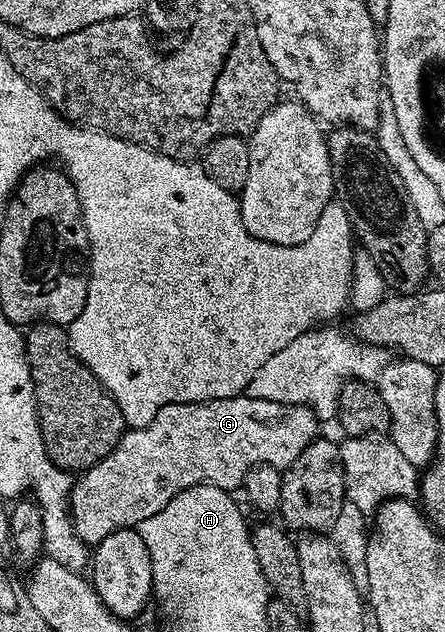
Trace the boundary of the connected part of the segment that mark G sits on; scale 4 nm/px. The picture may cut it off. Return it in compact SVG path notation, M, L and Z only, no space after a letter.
M238 396L236 398L220 398L210 402L176 402L175 404L167 404L167 408L159 408L159 413L156 414L155 420L151 420L151 424L147 424L143 428L126 429L115 449L106 458L99 460L99 464L95 464L89 470L84 471L76 479L69 495L73 531L86 544L96 544L103 541L107 536L111 536L111 532L116 530L134 529L140 522L147 520L147 516L155 516L155 512L159 512L170 500L175 496L179 496L179 492L183 492L192 486L217 486L221 490L233 492L236 491L236 486L237 489L244 487L247 472L254 470L257 466L274 466L276 470L284 471L285 467L297 459L299 452L303 452L303 448L307 448L307 444L311 444L313 439L318 437L319 430L317 430L317 425L319 425L319 419L312 409L304 404L295 402L276 402L275 400L259 400L248 396Z

